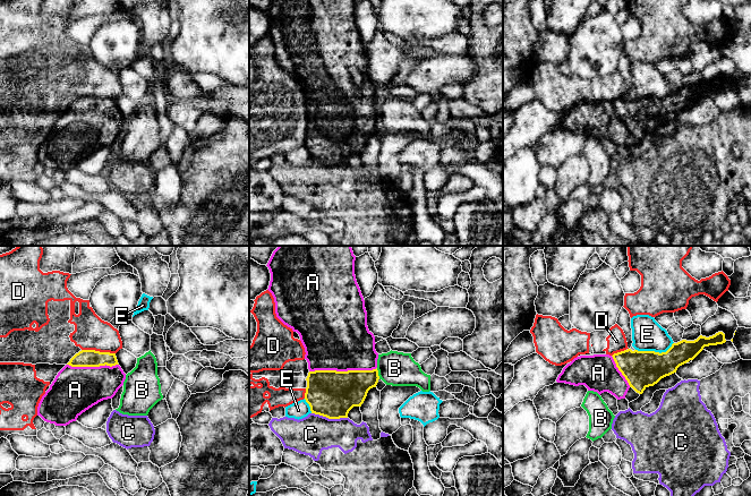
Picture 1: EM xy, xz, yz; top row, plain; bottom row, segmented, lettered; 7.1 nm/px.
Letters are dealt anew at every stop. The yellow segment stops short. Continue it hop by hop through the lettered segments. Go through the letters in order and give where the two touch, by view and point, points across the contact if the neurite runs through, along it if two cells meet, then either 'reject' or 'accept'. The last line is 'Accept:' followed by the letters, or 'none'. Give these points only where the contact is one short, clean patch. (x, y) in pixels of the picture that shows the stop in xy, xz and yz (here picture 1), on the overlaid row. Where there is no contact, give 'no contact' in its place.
A: meets yellow in xz at (342, 372); accept
B: meets yellow in xz at (377, 374); border along xz (376, 368), (380, 378); reject
C: meets yellow in xz at (330, 418); reject
D: meets yellow in xy at (99, 351); reject
E: meets yellow in yz at (655, 352); reject
Accept: A

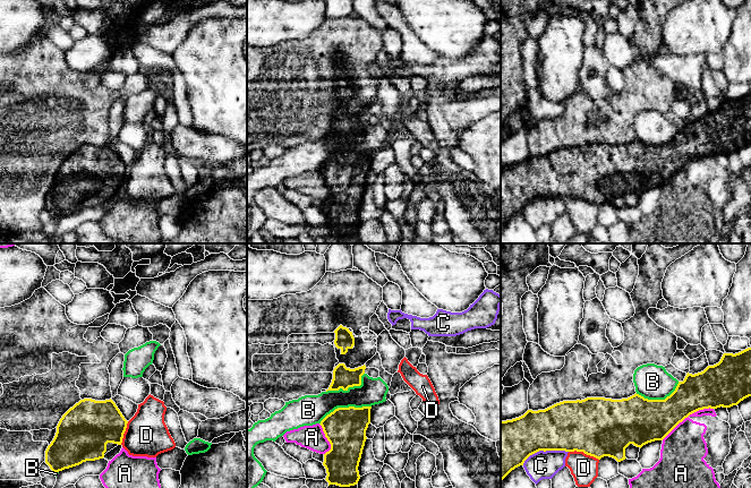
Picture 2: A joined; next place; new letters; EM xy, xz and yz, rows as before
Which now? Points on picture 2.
A: meets yellow in yz at (687, 417); reject
B: meets yellow in xz at (344, 408); reject
C: meets yellow in yz at (544, 451); reject
D: meets yellow in yz at (583, 452); reject
Accept: none

